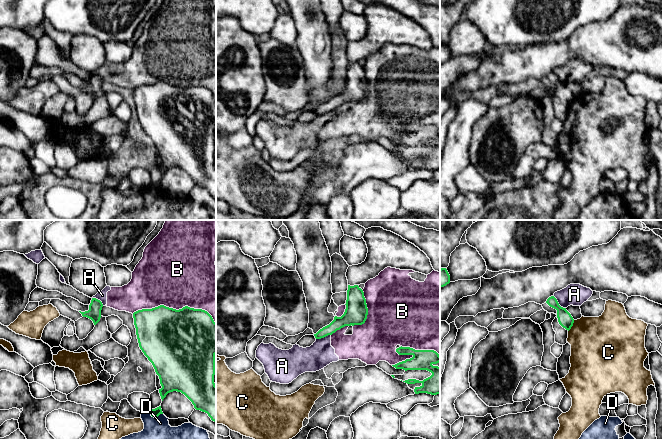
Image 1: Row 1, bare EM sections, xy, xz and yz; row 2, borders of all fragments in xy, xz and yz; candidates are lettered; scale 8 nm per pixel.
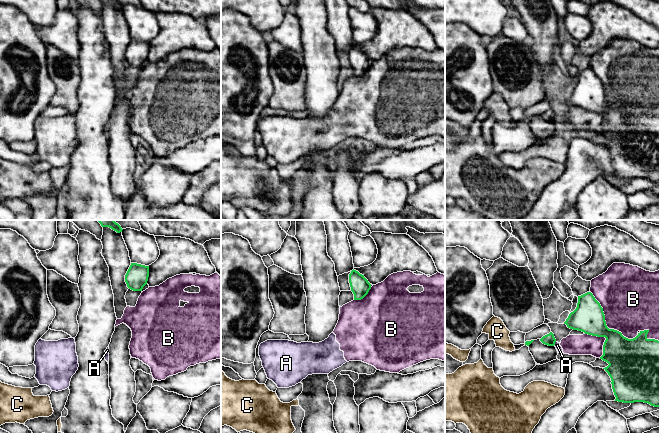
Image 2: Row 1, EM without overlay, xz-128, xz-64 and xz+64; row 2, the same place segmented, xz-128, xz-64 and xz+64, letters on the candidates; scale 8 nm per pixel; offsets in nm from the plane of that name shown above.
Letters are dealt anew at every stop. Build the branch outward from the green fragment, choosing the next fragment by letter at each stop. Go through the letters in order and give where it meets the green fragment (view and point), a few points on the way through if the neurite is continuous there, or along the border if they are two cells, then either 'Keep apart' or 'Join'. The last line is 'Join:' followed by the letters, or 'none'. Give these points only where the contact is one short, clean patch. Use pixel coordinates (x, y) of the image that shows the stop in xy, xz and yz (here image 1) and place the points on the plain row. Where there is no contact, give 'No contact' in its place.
A: Touches green at yz (558, 79). Boundary: yz (553, 71), (557, 78), (565, 84). Keep apart
B: Touches green at xy (175, 85). Keep apart
C: Touches green at yz (571, 102). Keep apart
D: Touches green at xy (155, 193). Keep apart
Join: none

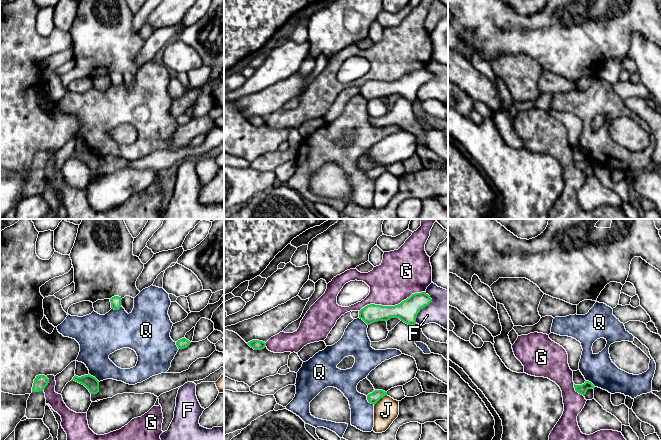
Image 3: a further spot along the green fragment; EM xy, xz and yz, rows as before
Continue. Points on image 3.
F: Touches green at xz (424, 83). Keep apart
G: Touches green at xz (391, 82). Keep apart
J: Touches green at xz (380, 174). Keep apart
Q: Touches green at xz (369, 178). Keep apart
Join: none

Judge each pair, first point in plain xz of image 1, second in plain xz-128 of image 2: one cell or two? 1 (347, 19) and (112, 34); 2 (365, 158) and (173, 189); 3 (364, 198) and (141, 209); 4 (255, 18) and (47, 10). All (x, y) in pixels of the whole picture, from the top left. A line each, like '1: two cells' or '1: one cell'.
1: two cells
2: two cells
3: two cells
4: one cell

